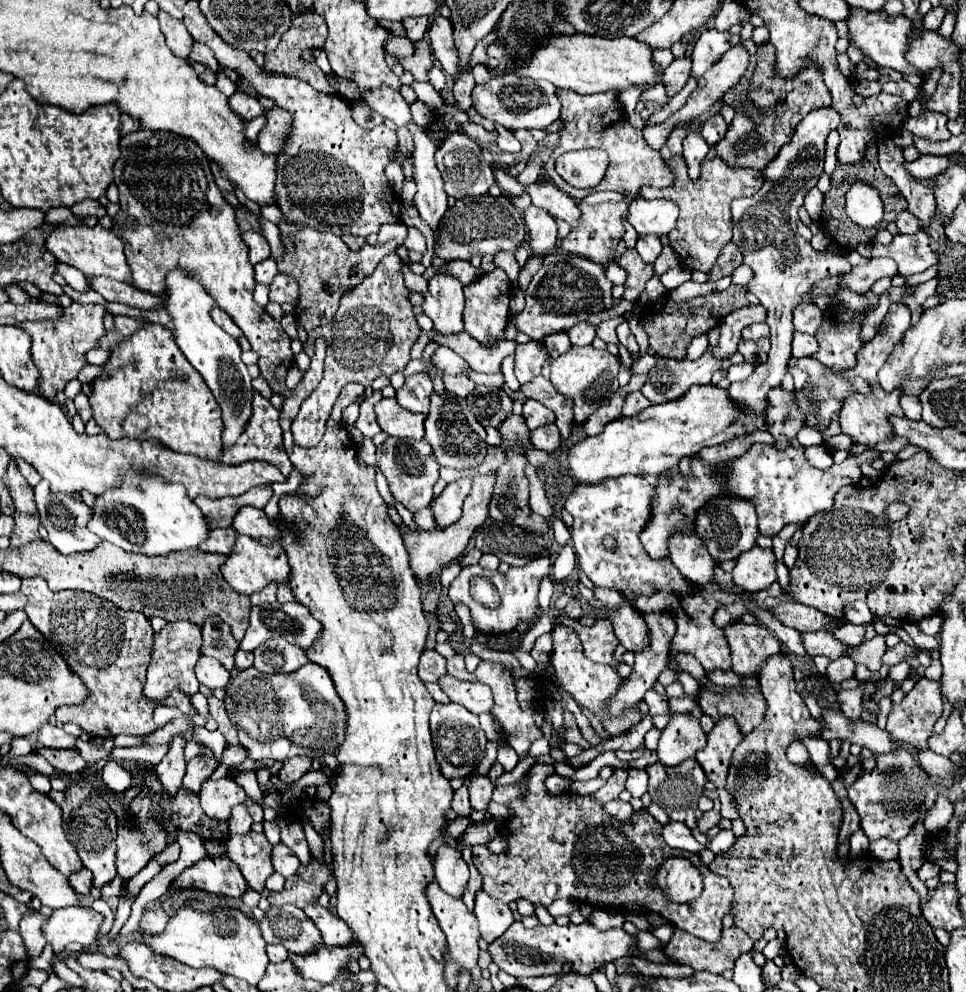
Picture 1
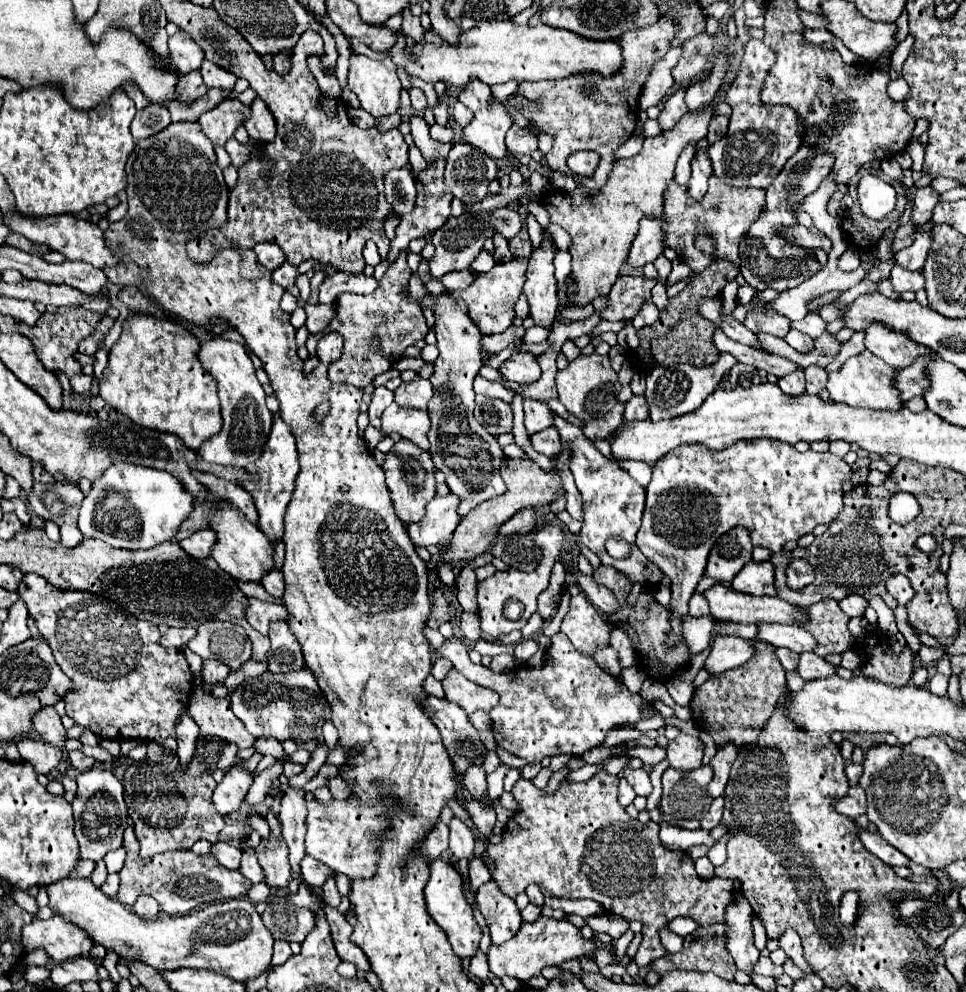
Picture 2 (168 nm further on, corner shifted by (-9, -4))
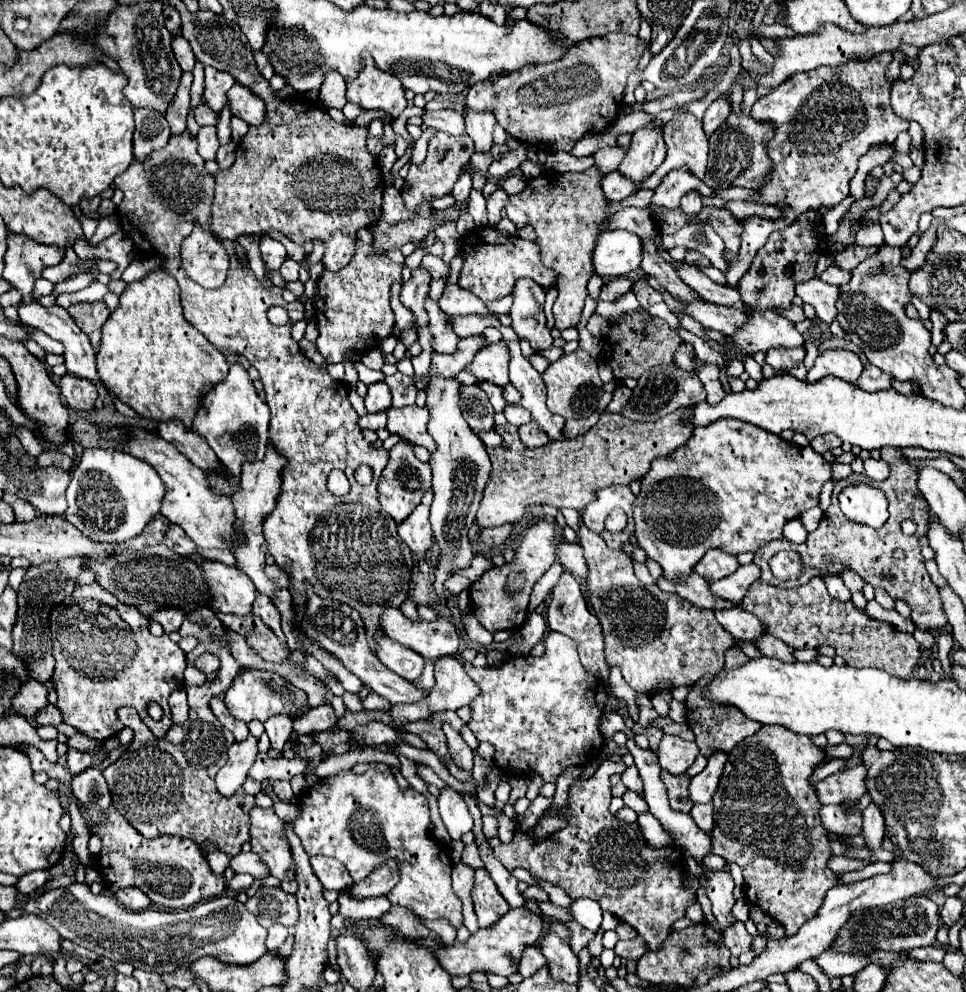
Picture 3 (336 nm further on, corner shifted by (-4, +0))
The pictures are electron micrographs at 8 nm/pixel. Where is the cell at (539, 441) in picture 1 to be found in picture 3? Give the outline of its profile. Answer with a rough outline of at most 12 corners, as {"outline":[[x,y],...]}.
{"outline":[[536,421],[520,427],[520,439],[530,449],[550,441]]}

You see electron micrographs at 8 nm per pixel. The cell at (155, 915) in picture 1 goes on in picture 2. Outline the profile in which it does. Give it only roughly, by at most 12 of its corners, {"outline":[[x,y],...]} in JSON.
{"outline":[[149,895],[137,897],[133,913],[157,919],[159,905]]}

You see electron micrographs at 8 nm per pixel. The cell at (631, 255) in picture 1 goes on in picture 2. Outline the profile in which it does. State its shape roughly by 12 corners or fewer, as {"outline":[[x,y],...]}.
{"outline":[[619,277],[601,317],[631,321],[651,299],[655,279]]}

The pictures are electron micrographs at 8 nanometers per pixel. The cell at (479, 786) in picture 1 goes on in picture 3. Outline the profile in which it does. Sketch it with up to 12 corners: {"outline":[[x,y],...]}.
{"outline":[[448,723],[446,733],[450,755],[456,767],[472,771],[474,753]]}

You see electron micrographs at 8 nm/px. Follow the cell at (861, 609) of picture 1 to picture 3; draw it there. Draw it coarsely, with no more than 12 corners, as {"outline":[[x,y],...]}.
{"outline":[[836,575],[824,577],[828,593],[834,599],[848,601],[852,593]]}

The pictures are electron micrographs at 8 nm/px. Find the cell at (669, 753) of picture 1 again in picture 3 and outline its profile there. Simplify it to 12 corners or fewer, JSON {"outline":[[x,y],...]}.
{"outline":[[664,735],[658,759],[672,775],[686,773],[698,745]]}

